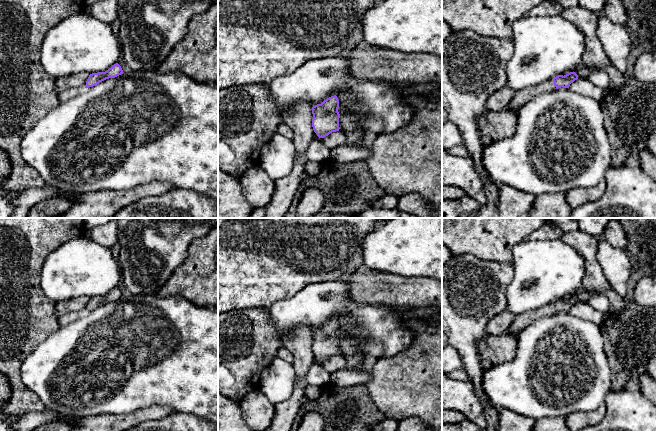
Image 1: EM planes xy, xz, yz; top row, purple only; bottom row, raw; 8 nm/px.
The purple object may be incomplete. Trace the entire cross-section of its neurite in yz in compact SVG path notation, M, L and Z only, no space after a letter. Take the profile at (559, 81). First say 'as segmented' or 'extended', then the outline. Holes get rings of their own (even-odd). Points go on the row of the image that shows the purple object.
extended; M570 72L566 75L558 75L551 80L540 83L536 86L529 87L515 92L507 109L518 112L521 107L531 101L536 96L548 93L558 88L569 88L570 84L578 79L575 72Z

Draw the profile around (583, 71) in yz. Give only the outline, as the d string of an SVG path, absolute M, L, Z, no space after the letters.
M581 63L580 65L576 66L574 69L567 71L561 75L566 75L570 72L575 72L578 75L578 79L588 79L589 76L594 72L597 71L595 67L585 65Z

